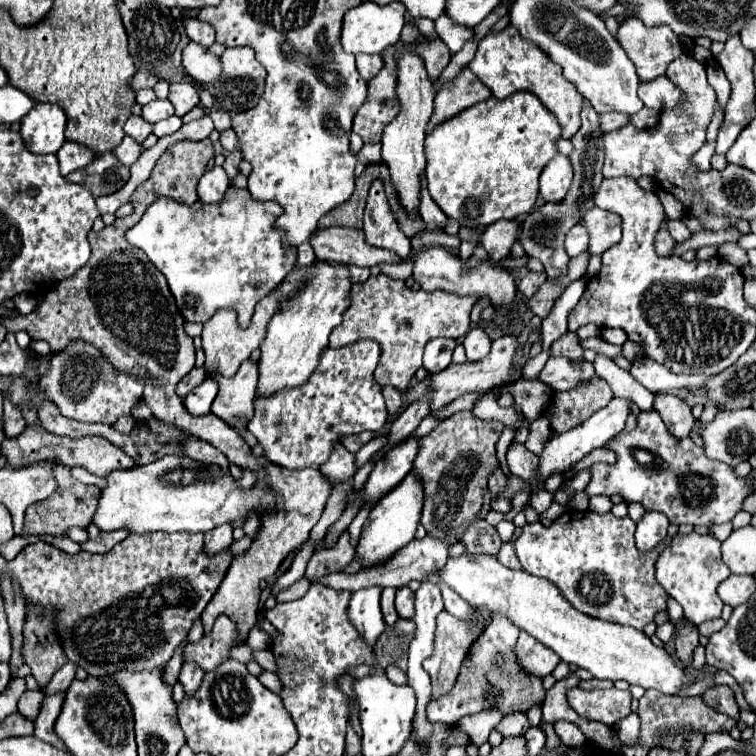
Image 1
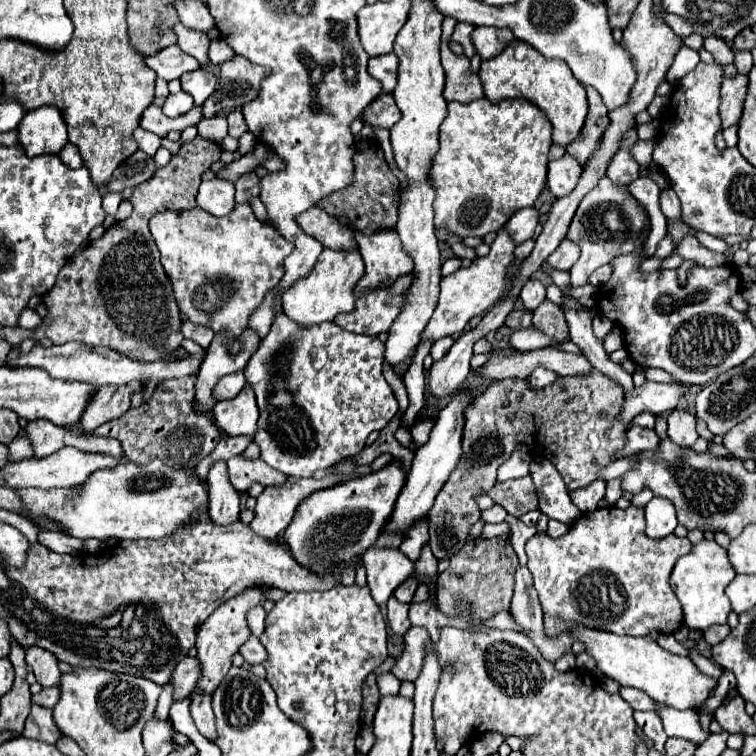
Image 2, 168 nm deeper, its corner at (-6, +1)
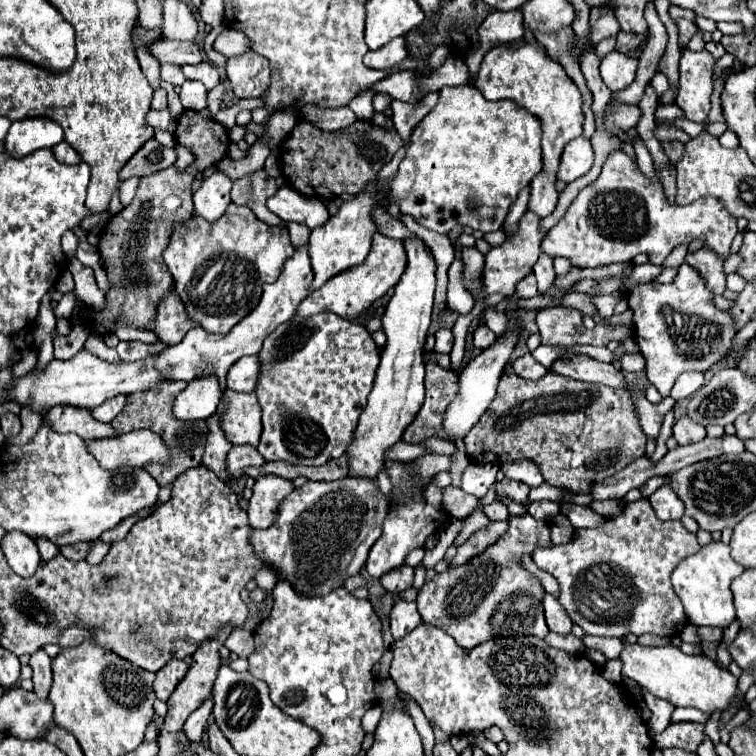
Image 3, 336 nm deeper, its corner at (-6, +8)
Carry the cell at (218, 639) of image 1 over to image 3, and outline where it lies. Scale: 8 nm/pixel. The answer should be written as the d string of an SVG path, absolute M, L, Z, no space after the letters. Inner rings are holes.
M170 661L166 663L166 667L162 667L162 671L156 673L156 679L154 679L154 691L156 691L156 697L160 701L168 701L170 693L176 689L176 685L182 681L182 677L186 675L188 671L188 665L184 661Z

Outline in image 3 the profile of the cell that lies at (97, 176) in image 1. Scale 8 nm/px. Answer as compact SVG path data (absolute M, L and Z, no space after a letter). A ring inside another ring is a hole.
M150 139L124 165L124 169L120 171L120 181L126 181L126 179L130 179L134 175L144 177L144 175L162 171L162 169L170 167L174 161L176 161L176 149L162 147L156 139Z

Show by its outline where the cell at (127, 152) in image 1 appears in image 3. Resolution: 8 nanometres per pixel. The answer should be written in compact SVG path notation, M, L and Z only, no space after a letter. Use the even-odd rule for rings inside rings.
M166 107L166 111L154 111L154 109L150 109L148 115L146 115L146 121L148 121L148 125L152 125L154 129L168 129L172 117L170 117L168 107Z

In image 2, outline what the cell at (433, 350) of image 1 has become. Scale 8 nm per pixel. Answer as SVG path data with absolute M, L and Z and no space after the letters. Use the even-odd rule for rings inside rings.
M450 336L436 340L436 342L432 344L432 348L430 348L430 356L432 356L432 360L434 360L434 362L442 360L442 358L450 352L452 344L454 344L454 338L450 338Z

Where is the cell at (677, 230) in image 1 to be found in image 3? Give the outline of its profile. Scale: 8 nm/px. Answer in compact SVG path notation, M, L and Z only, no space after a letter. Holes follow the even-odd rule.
M700 249L696 253L688 253L686 263L700 273L700 277L706 283L706 289L710 289L714 295L724 293L724 289L726 289L726 275L722 271L724 261L714 251Z

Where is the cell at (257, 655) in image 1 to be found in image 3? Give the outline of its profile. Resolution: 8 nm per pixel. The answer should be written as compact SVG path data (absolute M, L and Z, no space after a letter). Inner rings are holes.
M236 629L228 635L228 639L224 641L224 645L236 653L238 657L246 659L246 655L250 655L254 651L254 641L252 641L252 633L246 629Z

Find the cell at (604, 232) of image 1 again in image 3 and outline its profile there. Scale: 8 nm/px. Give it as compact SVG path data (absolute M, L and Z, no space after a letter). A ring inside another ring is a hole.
M618 149L608 155L600 177L576 195L568 213L548 231L542 241L542 251L546 255L562 255L574 267L624 263L640 253L650 255L650 263L662 265L678 245L688 245L692 239L702 239L706 249L728 257L736 233L738 225L734 215L718 205L714 197L698 199L686 207L672 205L660 179L648 179L638 169L638 163Z

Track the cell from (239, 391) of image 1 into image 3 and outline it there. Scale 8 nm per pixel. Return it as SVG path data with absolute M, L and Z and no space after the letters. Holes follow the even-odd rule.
M226 391L222 395L222 401L226 401L226 411L222 415L222 429L226 433L226 439L232 445L258 445L258 439L262 435L262 409L258 407L258 399L254 393L236 393Z

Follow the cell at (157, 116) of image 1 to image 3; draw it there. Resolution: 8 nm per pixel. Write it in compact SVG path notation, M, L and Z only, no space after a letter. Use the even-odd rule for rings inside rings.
M184 81L182 91L180 91L180 101L182 101L184 109L194 109L194 111L206 109L206 97L208 97L208 91L202 83Z

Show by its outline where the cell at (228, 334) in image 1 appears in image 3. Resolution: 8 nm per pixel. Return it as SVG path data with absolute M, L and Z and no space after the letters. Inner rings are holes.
M214 375L196 379L176 397L174 417L180 421L208 419L216 411L220 397L222 397L222 391Z

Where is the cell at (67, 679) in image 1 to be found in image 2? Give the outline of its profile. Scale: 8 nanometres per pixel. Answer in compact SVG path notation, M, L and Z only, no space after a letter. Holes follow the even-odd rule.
M50 686L50 688L42 688L42 692L34 694L32 696L32 704L54 708L56 702L58 702L58 698L60 698L60 686Z

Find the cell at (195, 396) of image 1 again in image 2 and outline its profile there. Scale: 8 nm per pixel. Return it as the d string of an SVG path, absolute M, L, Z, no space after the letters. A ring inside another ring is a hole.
M242 372L228 374L228 376L224 376L224 378L216 384L216 388L214 388L214 398L216 398L216 400L230 400L230 398L234 398L234 396L242 390L244 384L246 384L246 378L244 378Z

